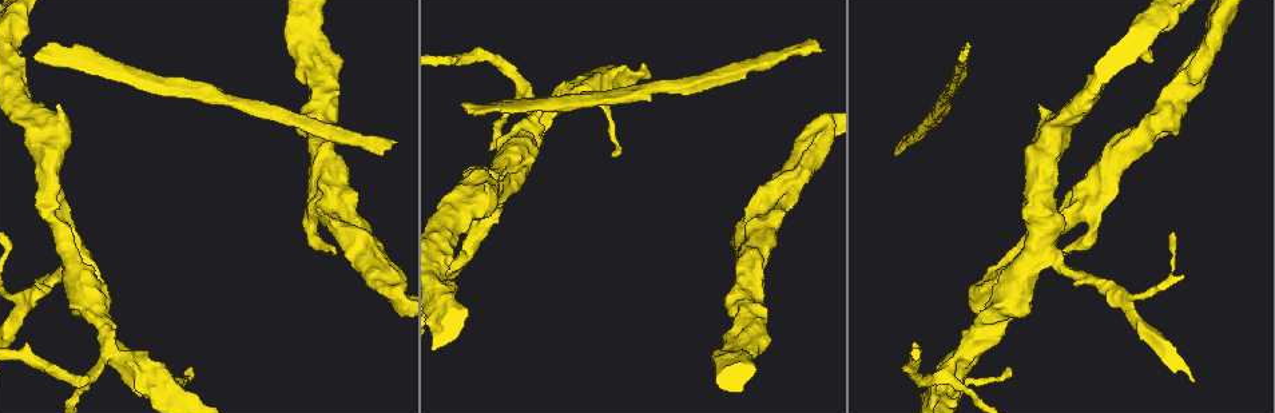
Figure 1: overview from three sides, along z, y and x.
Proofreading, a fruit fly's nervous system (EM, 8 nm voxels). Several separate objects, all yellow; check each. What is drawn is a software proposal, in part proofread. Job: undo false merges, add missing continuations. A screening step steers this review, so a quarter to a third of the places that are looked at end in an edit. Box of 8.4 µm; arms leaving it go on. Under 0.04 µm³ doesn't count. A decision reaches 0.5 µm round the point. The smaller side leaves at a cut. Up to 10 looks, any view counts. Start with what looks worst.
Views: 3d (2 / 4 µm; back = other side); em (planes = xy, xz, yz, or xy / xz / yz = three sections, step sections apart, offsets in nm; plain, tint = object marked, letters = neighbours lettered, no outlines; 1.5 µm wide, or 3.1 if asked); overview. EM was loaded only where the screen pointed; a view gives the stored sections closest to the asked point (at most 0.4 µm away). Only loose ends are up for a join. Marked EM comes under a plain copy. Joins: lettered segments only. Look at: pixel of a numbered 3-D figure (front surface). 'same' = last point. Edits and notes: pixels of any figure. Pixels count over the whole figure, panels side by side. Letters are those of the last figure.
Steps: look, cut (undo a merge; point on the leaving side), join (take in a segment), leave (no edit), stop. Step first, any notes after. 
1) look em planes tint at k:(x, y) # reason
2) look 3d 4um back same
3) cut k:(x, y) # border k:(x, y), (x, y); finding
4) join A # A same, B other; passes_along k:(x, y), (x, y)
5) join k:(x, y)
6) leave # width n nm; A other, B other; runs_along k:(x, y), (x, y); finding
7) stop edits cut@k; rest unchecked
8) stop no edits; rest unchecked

look 3d 4um back at 1:(463, 104) # end of a long branch

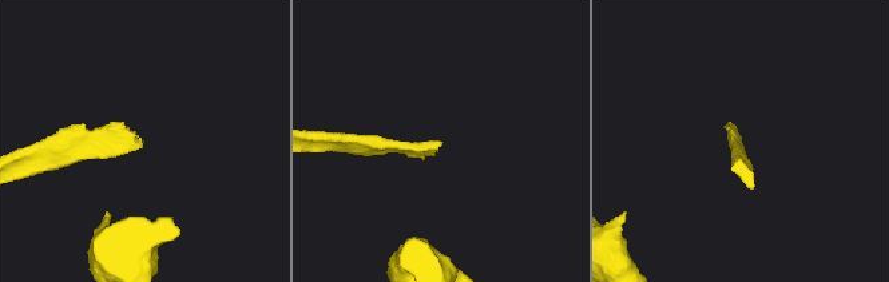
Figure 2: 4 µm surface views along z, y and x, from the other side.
look em planes letters at 2:(141, 144) # need the tissue

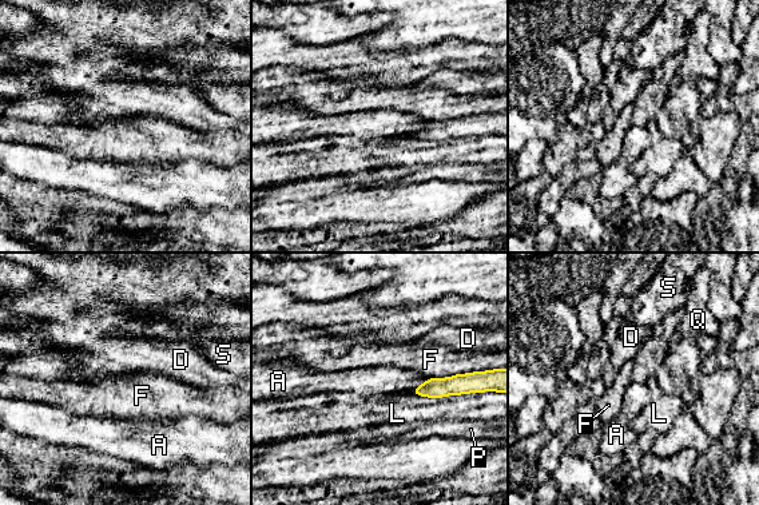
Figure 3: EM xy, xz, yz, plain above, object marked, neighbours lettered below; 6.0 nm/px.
leave # A other, D other, F other, L other, P other, Q other, S other; border 3:(430, 378), (426, 378), (410, 392); none of them fits

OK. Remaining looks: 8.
look 3d 4um at 1:(334, 253) # branch stops here

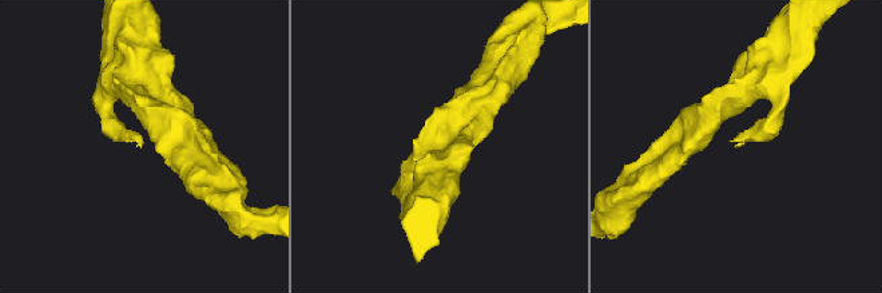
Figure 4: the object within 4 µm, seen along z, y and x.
look em xy step 4 letters at 4:(142, 144)

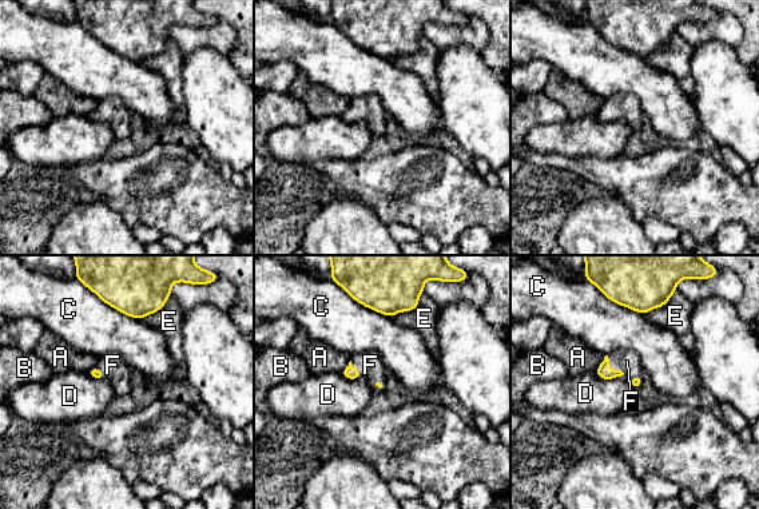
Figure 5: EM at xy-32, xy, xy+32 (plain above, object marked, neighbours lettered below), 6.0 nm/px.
look em planes letters same

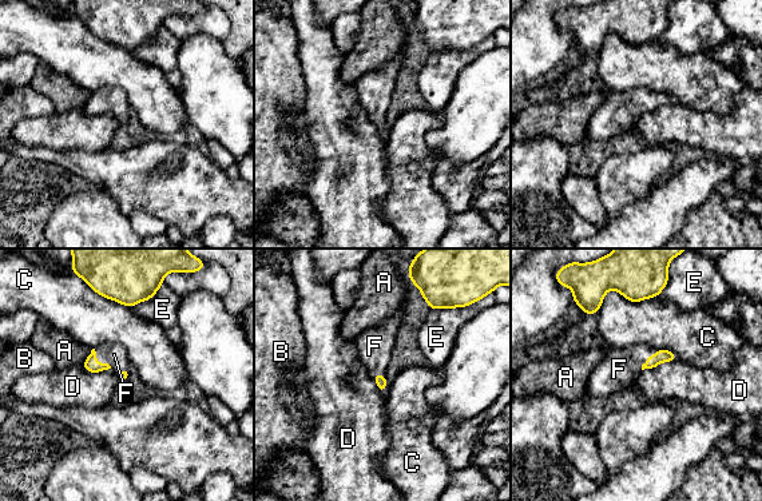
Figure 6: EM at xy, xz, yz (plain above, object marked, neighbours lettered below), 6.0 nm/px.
join F # A other, B other, C other, D other, E other, F same; the neuron continues

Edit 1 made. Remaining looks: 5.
look em planes letters at 1:(901, 142) # branch stops here

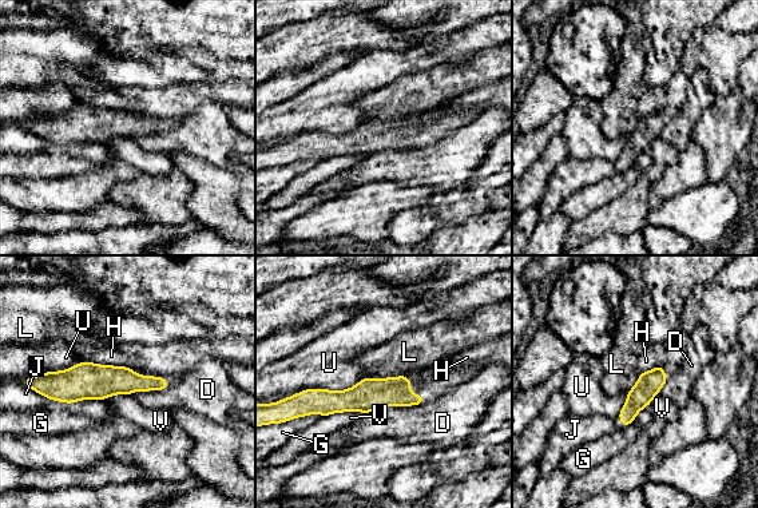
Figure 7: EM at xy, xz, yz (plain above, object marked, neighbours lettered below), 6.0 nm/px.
leave # D other, G other, H other, J other, L other, U other, V other; border 7:(404, 374), (364, 378); none of them fits

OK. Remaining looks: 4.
look 3d 2um at 1:(24, 61) # free end

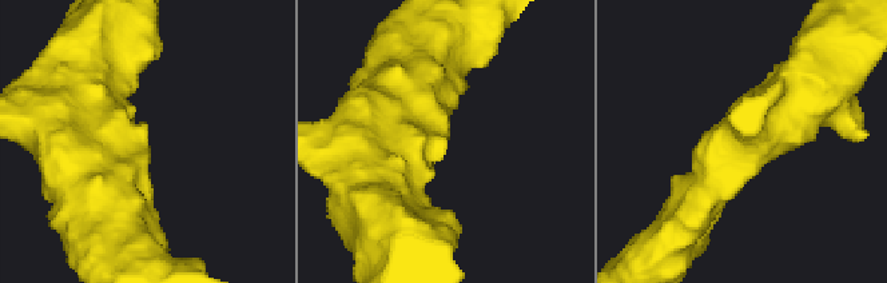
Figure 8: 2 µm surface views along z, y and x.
look em planes letters at 8:(445, 138)

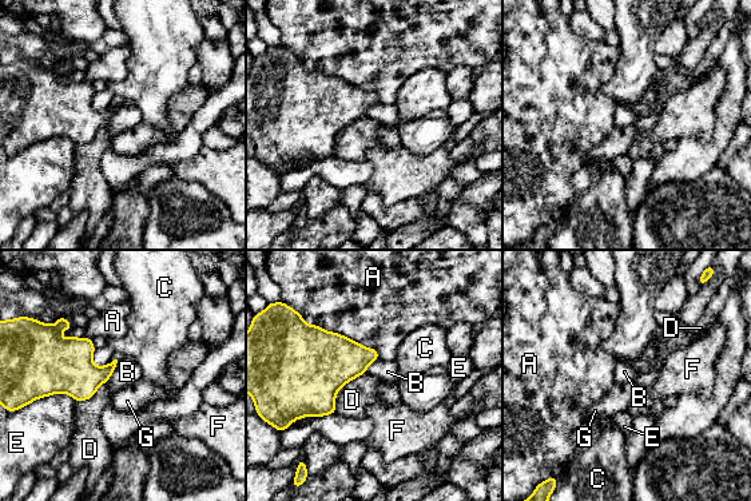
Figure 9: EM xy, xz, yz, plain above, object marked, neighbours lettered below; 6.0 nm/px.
leave # longest_contact A 600 nm; A other, B other, C other, D other, E other, F other, G other; border 9:(293, 307), (308, 323), (380, 357); no lettered segment goes on from it

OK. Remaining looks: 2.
stop edits join@6; rest unchecked

